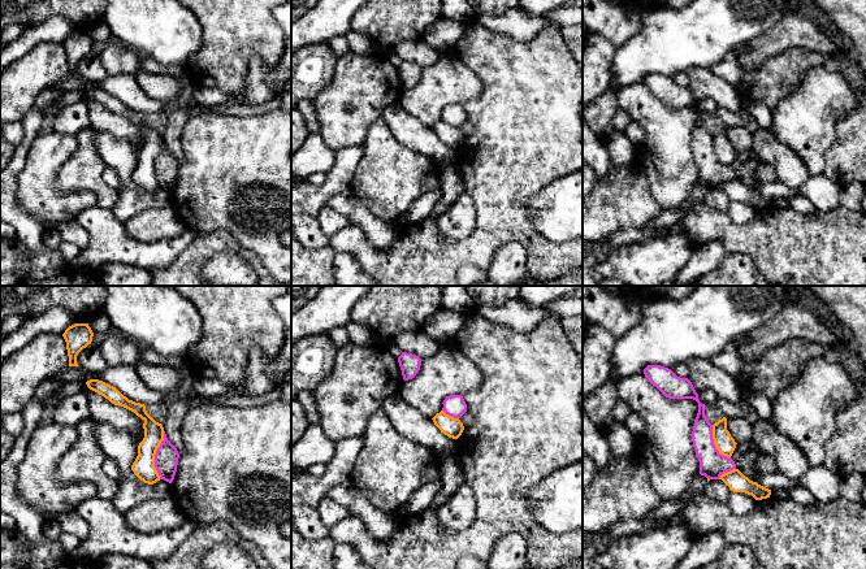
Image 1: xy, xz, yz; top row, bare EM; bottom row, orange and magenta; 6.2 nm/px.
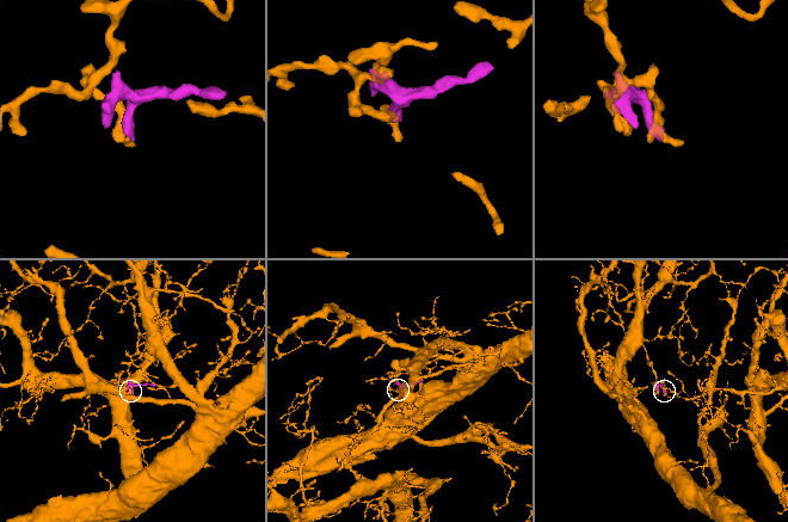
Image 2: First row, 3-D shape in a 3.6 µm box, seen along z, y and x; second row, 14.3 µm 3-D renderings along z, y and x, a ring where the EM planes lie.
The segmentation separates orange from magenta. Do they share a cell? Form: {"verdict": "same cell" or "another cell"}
{"verdict": "another cell"}

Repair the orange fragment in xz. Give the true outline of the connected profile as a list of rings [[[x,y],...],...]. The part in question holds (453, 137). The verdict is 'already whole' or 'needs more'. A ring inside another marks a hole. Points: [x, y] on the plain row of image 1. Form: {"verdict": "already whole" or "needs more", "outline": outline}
{"verdict": "already whole", "outline": [[[443,120],[437,122],[432,129],[441,142],[453,148],[458,148],[464,139],[464,135],[459,127],[454,127],[446,123]]]}

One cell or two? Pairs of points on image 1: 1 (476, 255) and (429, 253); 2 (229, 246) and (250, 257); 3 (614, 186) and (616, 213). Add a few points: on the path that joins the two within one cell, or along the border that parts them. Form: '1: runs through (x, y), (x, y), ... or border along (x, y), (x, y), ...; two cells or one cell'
1: runs through (464, 253), (441, 253); one cell
2: runs through (234, 247), (245, 253); one cell
3: runs through (616, 192), (616, 207); one cell

